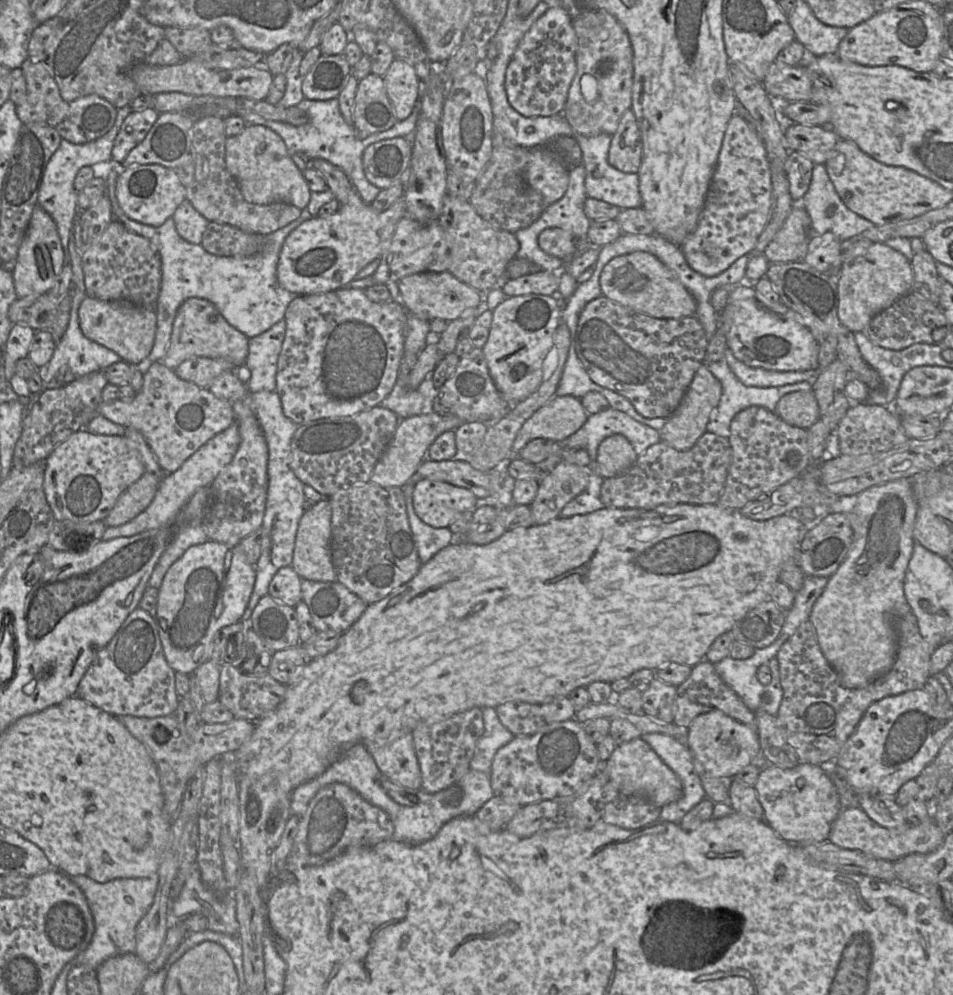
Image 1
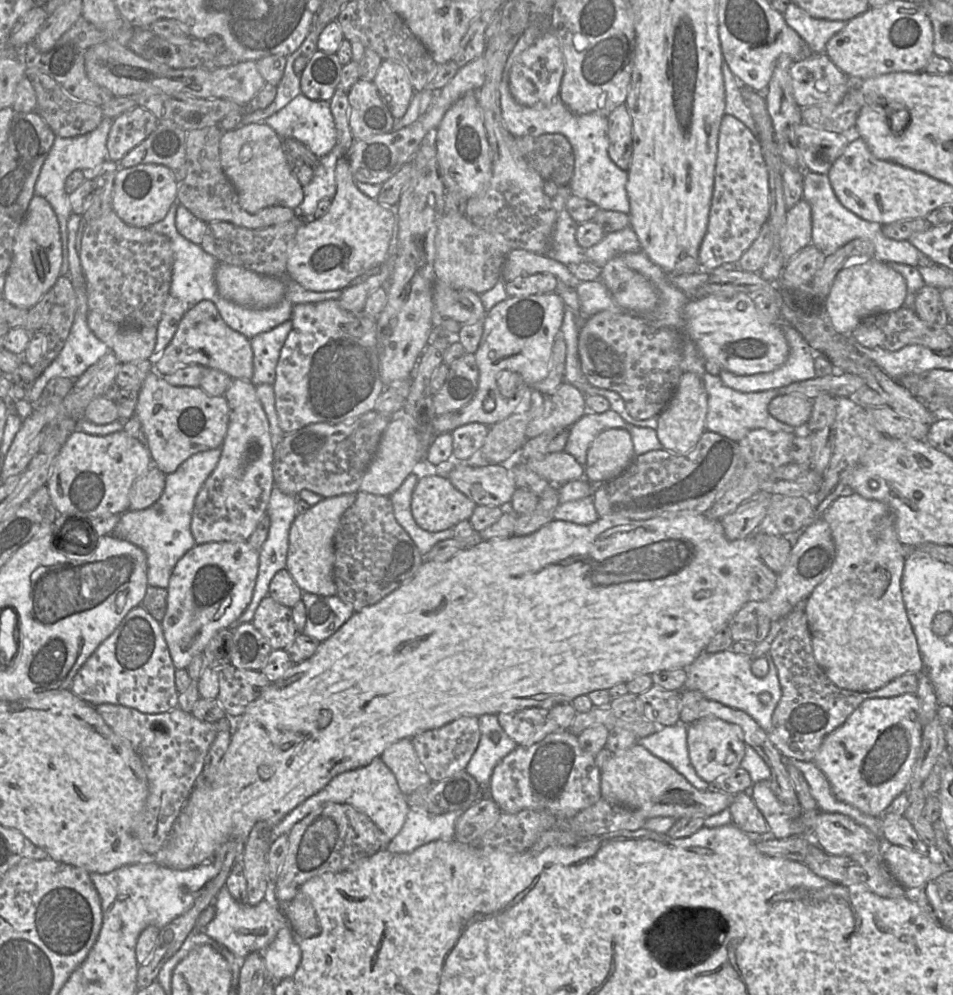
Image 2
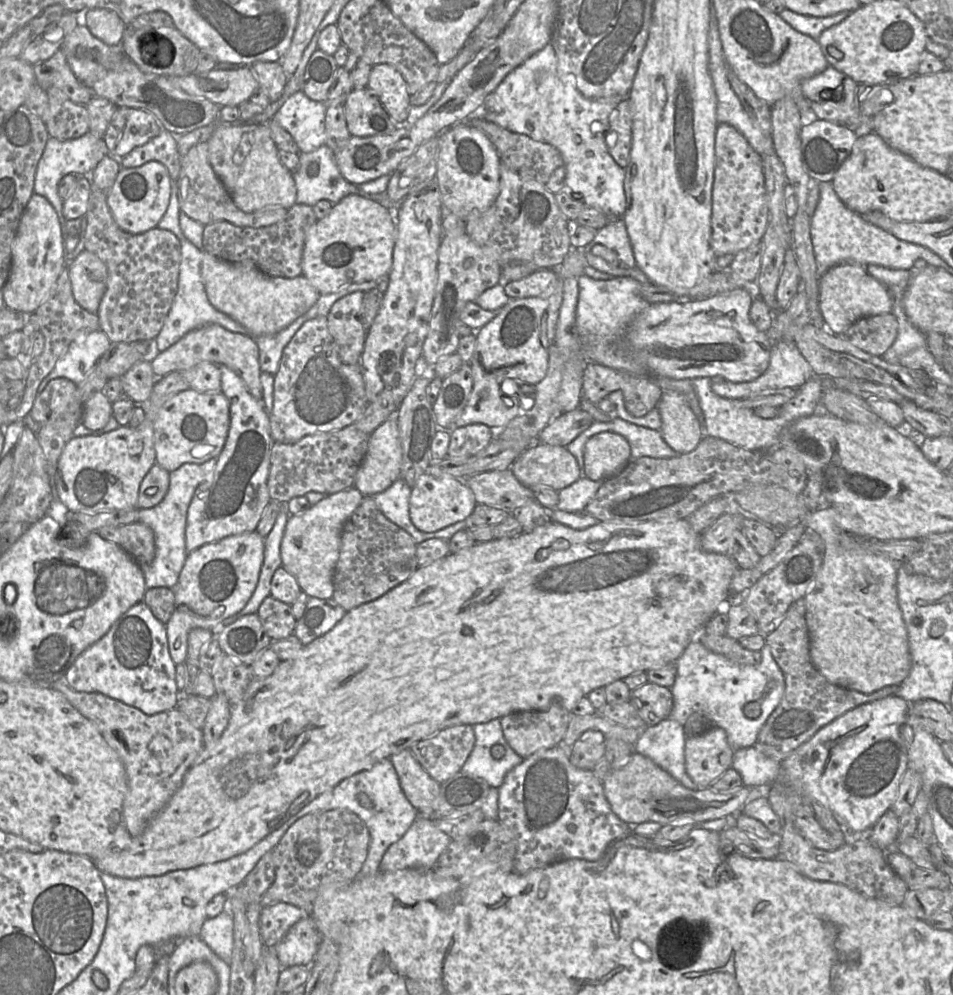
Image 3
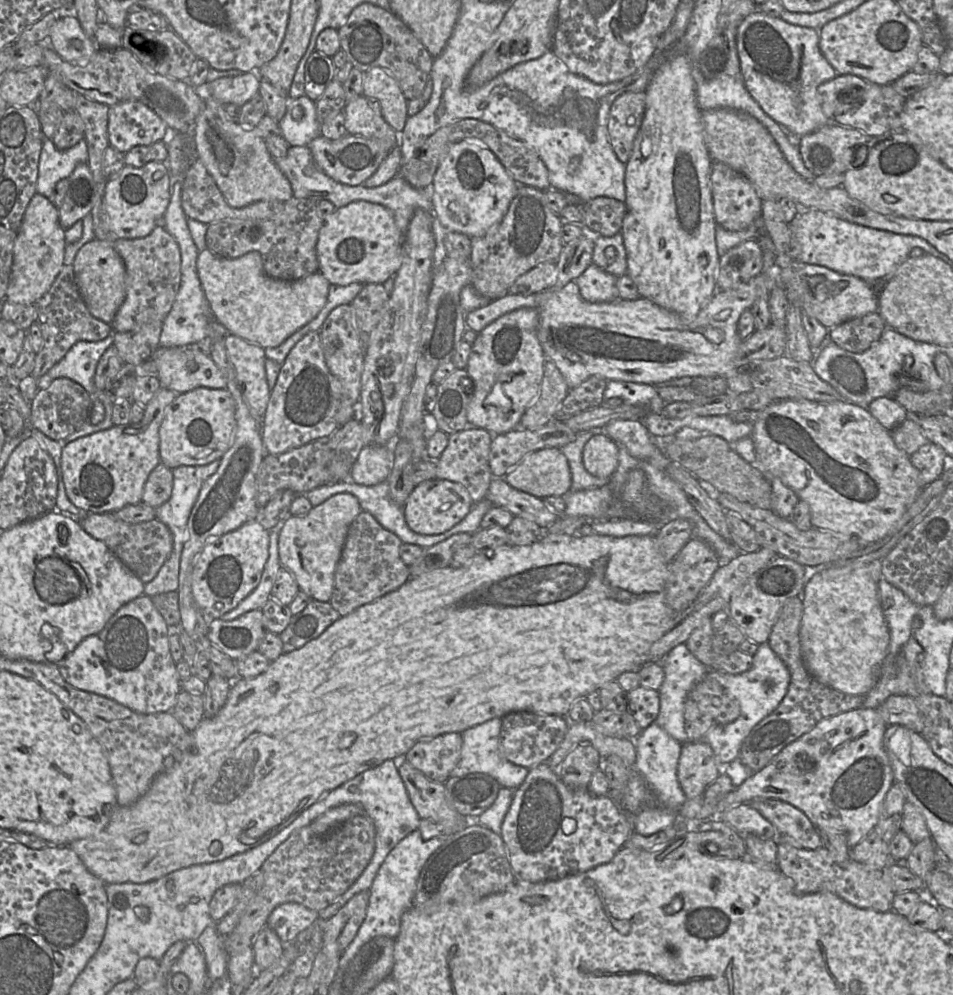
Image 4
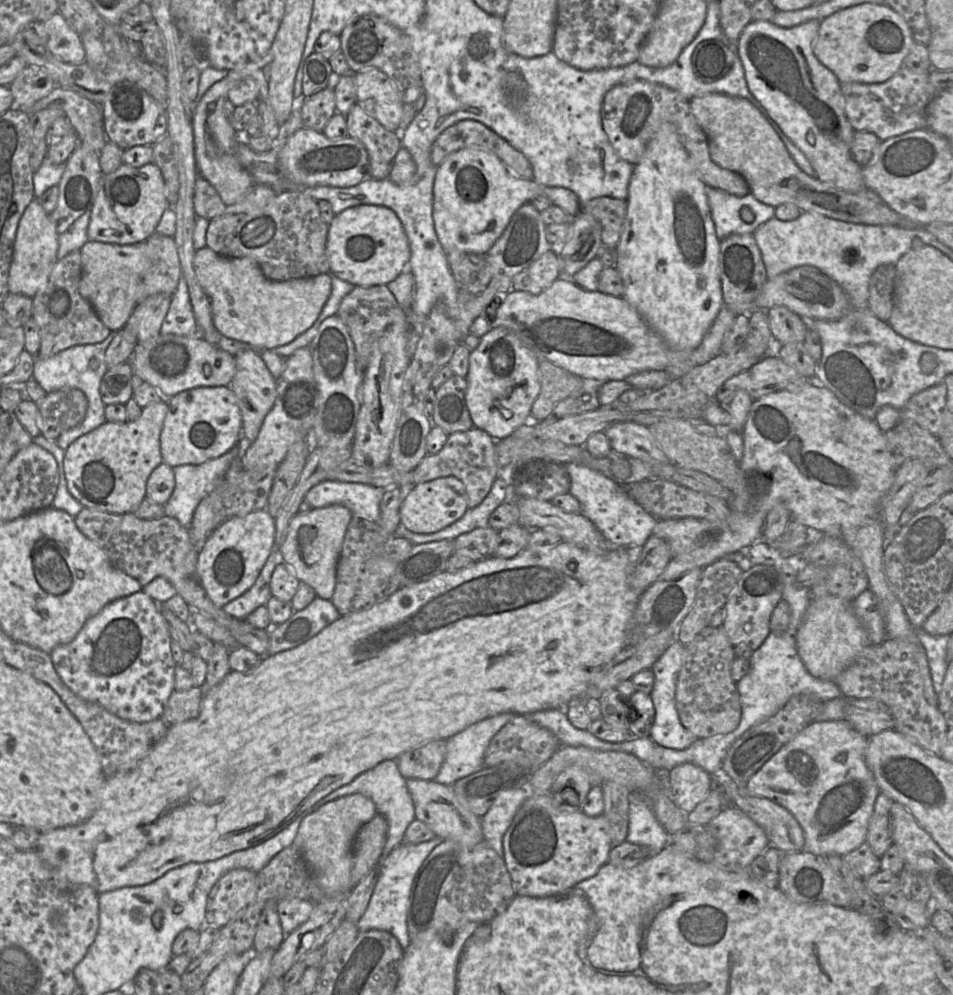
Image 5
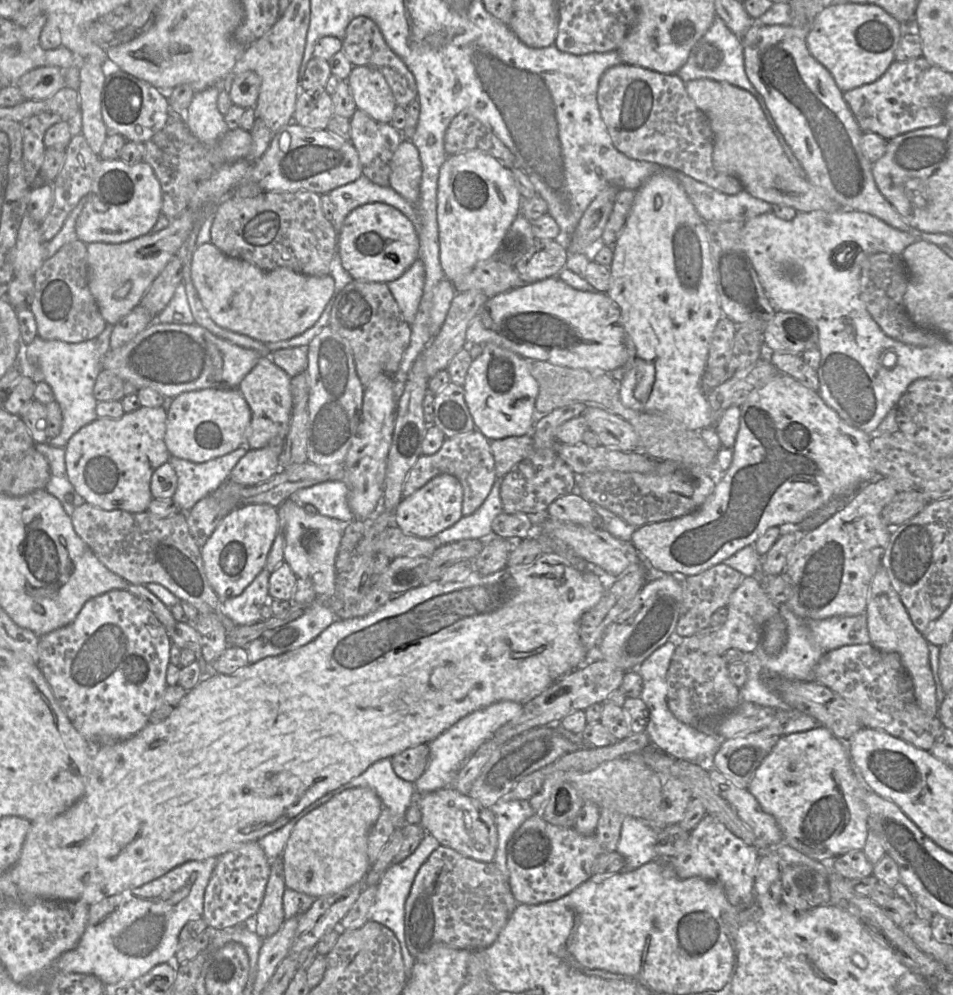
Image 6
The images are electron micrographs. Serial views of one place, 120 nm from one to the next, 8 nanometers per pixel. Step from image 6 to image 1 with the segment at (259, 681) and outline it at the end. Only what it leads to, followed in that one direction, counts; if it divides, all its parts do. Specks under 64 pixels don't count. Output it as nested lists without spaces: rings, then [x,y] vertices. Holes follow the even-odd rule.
[[[679,503],[679,504],[675,504],[675,505],[667,505],[667,504],[661,504],[661,505],[659,505],[659,506],[656,506],[656,507],[654,507],[654,508],[652,508],[652,509],[641,509],[641,508],[614,508],[614,507],[603,507],[603,508],[601,508],[601,509],[599,509],[599,510],[597,510],[597,511],[594,511],[594,512],[591,512],[591,513],[588,513],[588,514],[579,514],[579,515],[575,515],[575,516],[571,516],[571,517],[561,517],[561,516],[559,516],[559,517],[557,517],[557,518],[555,518],[555,519],[552,519],[552,520],[550,520],[550,521],[549,521],[549,522],[547,522],[547,523],[545,523],[545,524],[533,524],[533,525],[531,525],[531,526],[529,526],[529,527],[519,527],[519,528],[514,528],[514,529],[508,529],[508,530],[506,530],[506,531],[505,531],[505,532],[504,532],[504,533],[503,533],[503,534],[502,534],[502,535],[501,535],[501,536],[500,536],[500,537],[499,537],[499,538],[498,538],[498,539],[496,539],[496,540],[494,540],[494,541],[492,541],[492,542],[491,542],[491,543],[488,543],[488,544],[480,544],[480,545],[479,545],[479,544],[473,544],[473,543],[469,543],[469,542],[466,542],[466,541],[460,541],[460,540],[458,540],[458,539],[455,539],[455,541],[454,541],[454,542],[453,542],[453,543],[451,543],[451,544],[450,544],[450,545],[448,545],[448,546],[447,546],[447,547],[445,547],[445,548],[443,548],[443,549],[442,549],[442,550],[440,550],[440,551],[439,551],[439,552],[438,552],[438,553],[437,553],[437,554],[435,554],[435,555],[434,555],[434,556],[433,556],[433,557],[432,557],[432,558],[431,558],[431,559],[430,559],[430,560],[429,560],[429,561],[428,561],[428,562],[426,562],[426,563],[424,563],[424,564],[422,564],[422,565],[421,565],[421,567],[420,567],[420,570],[419,570],[419,571],[418,571],[418,573],[417,573],[417,574],[416,574],[416,575],[415,575],[415,576],[414,576],[414,577],[413,577],[413,578],[412,578],[412,579],[411,579],[411,580],[410,580],[410,581],[409,581],[409,582],[407,582],[407,583],[406,583],[406,584],[403,584],[403,585],[402,585],[402,586],[400,586],[400,587],[398,587],[398,588],[396,588],[396,589],[395,589],[395,590],[393,590],[393,591],[392,591],[392,592],[391,592],[391,593],[390,593],[390,594],[389,594],[389,595],[388,595],[388,596],[387,596],[387,597],[385,597],[385,598],[384,598],[384,599],[383,599],[383,600],[381,600],[381,601],[379,601],[379,602],[375,602],[375,603],[372,603],[372,604],[369,604],[369,605],[368,605],[368,606],[367,606],[367,608],[366,608],[366,610],[365,610],[365,612],[364,612],[364,613],[363,613],[363,614],[362,614],[362,616],[361,616],[361,617],[360,617],[360,618],[359,618],[359,619],[358,619],[358,620],[357,620],[357,621],[356,621],[356,622],[355,622],[355,623],[354,623],[354,624],[353,624],[353,625],[352,625],[352,626],[351,626],[351,627],[350,627],[350,628],[349,628],[349,629],[348,629],[348,630],[346,630],[346,631],[345,631],[345,632],[344,632],[344,633],[343,633],[343,634],[342,634],[342,636],[341,636],[341,638],[340,638],[340,641],[339,641],[339,643],[338,643],[338,646],[337,646],[337,647],[336,647],[336,648],[335,648],[335,649],[334,649],[334,650],[333,650],[333,651],[331,651],[331,652],[329,652],[329,653],[328,653],[328,654],[326,654],[326,655],[324,655],[324,656],[320,656],[320,657],[317,657],[317,658],[314,658],[314,659],[308,659],[308,661],[307,661],[307,663],[306,663],[306,664],[304,664],[304,665],[303,665],[303,666],[302,666],[302,667],[301,667],[301,668],[300,668],[300,669],[299,669],[299,670],[298,670],[298,671],[297,671],[297,672],[296,672],[296,673],[295,673],[295,676],[294,676],[294,677],[293,677],[293,678],[292,678],[292,679],[291,679],[291,681],[290,681],[290,682],[289,682],[289,683],[288,683],[288,684],[287,684],[287,685],[286,685],[286,693],[285,693],[285,696],[284,696],[284,699],[283,699],[283,700],[282,700],[282,702],[281,702],[281,703],[280,703],[280,704],[279,704],[279,705],[278,705],[278,707],[277,707],[277,708],[276,708],[276,709],[274,709],[274,710],[273,710],[273,711],[271,711],[271,712],[270,712],[270,713],[268,713],[268,714],[266,714],[266,715],[265,715],[265,716],[263,716],[263,717],[262,717],[262,718],[260,718],[260,719],[258,719],[258,720],[257,720],[257,721],[256,721],[256,722],[255,722],[255,727],[254,727],[254,731],[253,731],[253,733],[252,733],[252,734],[251,734],[251,736],[250,736],[250,737],[249,737],[249,738],[248,738],[248,739],[247,739],[247,740],[246,740],[246,741],[245,741],[245,742],[244,742],[244,743],[243,743],[243,744],[242,744],[242,745],[241,745],[241,746],[240,746],[240,747],[239,747],[239,748],[238,748],[238,749],[237,749],[237,750],[236,750],[236,751],[235,751],[235,752],[233,752],[233,753],[232,753],[232,754],[231,754],[231,755],[230,755],[230,756],[232,756],[232,759],[233,759],[233,762],[234,762],[234,764],[235,764],[235,767],[236,767],[236,772],[237,772],[237,785],[238,785],[238,776],[239,776],[239,775],[242,775],[242,774],[244,774],[244,775],[248,775],[248,776],[250,776],[250,777],[258,777],[258,776],[261,776],[261,775],[264,775],[264,774],[271,774],[271,775],[273,775],[273,776],[274,776],[274,777],[276,777],[276,779],[277,779],[277,780],[278,780],[278,782],[279,782],[279,784],[280,784],[280,786],[281,786],[281,788],[282,788],[282,789],[283,789],[283,790],[284,790],[284,791],[286,791],[286,792],[289,792],[289,793],[292,793],[292,791],[293,791],[293,790],[294,790],[294,789],[295,789],[295,788],[297,788],[297,787],[298,787],[298,786],[299,786],[299,785],[301,785],[301,784],[303,784],[303,783],[306,783],[306,782],[308,782],[308,781],[310,781],[310,780],[312,780],[312,779],[314,779],[314,778],[316,778],[316,777],[318,777],[318,776],[319,776],[319,775],[321,775],[321,774],[322,774],[322,773],[323,773],[323,772],[324,772],[324,771],[325,771],[325,770],[326,770],[326,769],[327,769],[327,768],[328,768],[328,767],[329,767],[329,766],[330,766],[330,765],[331,765],[331,764],[332,764],[332,763],[333,763],[333,762],[334,762],[334,761],[335,761],[335,760],[337,760],[337,759],[338,759],[338,758],[339,758],[339,757],[340,757],[340,755],[341,755],[341,754],[343,754],[343,753],[344,753],[344,752],[345,752],[345,751],[346,751],[346,750],[347,750],[347,749],[348,749],[348,748],[350,748],[350,747],[351,747],[351,746],[353,746],[353,745],[354,745],[354,744],[357,744],[357,743],[362,743],[362,744],[363,744],[363,743],[364,743],[364,741],[373,741],[373,742],[376,742],[376,743],[378,743],[378,744],[387,744],[387,743],[388,743],[388,742],[390,742],[390,741],[392,741],[392,740],[393,740],[393,739],[395,739],[395,738],[396,738],[396,737],[398,737],[398,736],[400,736],[400,735],[402,735],[402,734],[403,734],[403,733],[406,733],[406,732],[412,732],[412,731],[413,731],[413,730],[414,730],[414,729],[415,729],[415,728],[416,728],[416,726],[417,726],[417,725],[419,725],[419,724],[421,724],[421,723],[435,723],[435,722],[439,722],[439,721],[441,721],[441,720],[444,720],[444,719],[446,719],[446,718],[449,718],[449,717],[451,717],[451,716],[453,716],[453,715],[455,715],[455,714],[457,714],[457,713],[461,713],[461,712],[464,712],[464,711],[467,711],[467,710],[469,710],[469,709],[472,709],[472,708],[482,708],[482,709],[483,709],[483,708],[487,708],[487,707],[494,707],[494,708],[496,708],[496,707],[497,707],[497,706],[499,706],[499,705],[501,705],[501,704],[503,704],[503,703],[506,703],[506,702],[509,702],[509,701],[522,701],[522,702],[527,702],[527,703],[531,703],[531,704],[542,704],[542,703],[547,703],[547,702],[549,702],[549,701],[551,701],[551,700],[553,700],[553,699],[554,699],[554,698],[558,698],[558,697],[566,697],[566,696],[569,696],[569,695],[570,695],[570,694],[571,694],[571,692],[572,692],[572,691],[574,691],[574,690],[575,690],[575,689],[576,689],[576,688],[578,688],[578,687],[581,687],[581,686],[586,686],[586,687],[587,687],[587,686],[588,686],[588,685],[589,685],[589,684],[591,684],[591,683],[593,683],[593,682],[596,682],[596,681],[601,681],[601,682],[608,682],[608,683],[612,683],[612,682],[614,682],[614,681],[616,681],[616,680],[618,680],[618,679],[621,679],[621,678],[628,678],[628,677],[630,677],[630,676],[631,676],[631,675],[632,675],[632,674],[633,674],[633,673],[635,673],[635,672],[636,672],[636,671],[638,671],[638,670],[640,670],[640,669],[652,669],[652,670],[654,670],[654,671],[657,671],[657,670],[658,670],[658,669],[660,669],[660,668],[662,668],[662,667],[664,667],[664,666],[665,666],[665,665],[668,665],[668,664],[670,664],[670,663],[678,663],[678,664],[684,664],[684,665],[687,665],[687,666],[690,666],[690,667],[692,667],[692,668],[693,668],[693,667],[694,667],[694,666],[695,666],[695,665],[697,665],[697,664],[698,664],[698,663],[699,663],[699,662],[701,662],[701,661],[702,661],[702,660],[703,660],[703,659],[704,659],[704,658],[705,658],[705,657],[706,657],[706,653],[707,653],[707,651],[708,651],[708,650],[709,650],[709,648],[710,648],[710,646],[711,646],[711,645],[712,645],[712,643],[713,643],[713,641],[714,641],[714,640],[715,640],[715,639],[716,639],[716,638],[717,638],[717,637],[718,637],[718,636],[719,636],[719,635],[721,635],[721,634],[723,634],[723,633],[725,633],[725,632],[728,632],[728,631],[730,631],[730,630],[731,630],[731,629],[732,629],[732,627],[733,627],[733,625],[734,625],[734,624],[735,624],[735,622],[736,622],[736,621],[738,621],[738,620],[739,620],[739,619],[741,619],[741,618],[742,618],[742,617],[743,617],[743,616],[744,616],[744,615],[745,615],[745,614],[746,614],[746,613],[747,613],[747,612],[748,612],[748,611],[749,611],[749,610],[751,610],[751,609],[753,609],[753,608],[754,608],[754,607],[755,607],[755,606],[757,606],[757,605],[758,605],[758,604],[759,604],[759,603],[761,603],[761,602],[763,602],[763,601],[765,601],[765,600],[768,600],[768,599],[770,599],[770,597],[769,597],[769,595],[770,595],[770,592],[771,592],[771,587],[772,587],[772,585],[773,585],[773,584],[774,584],[774,583],[775,583],[775,582],[776,582],[776,581],[778,581],[778,580],[779,580],[779,574],[780,574],[780,570],[781,570],[781,566],[782,566],[782,564],[783,564],[783,563],[784,563],[784,561],[785,561],[785,560],[787,560],[787,559],[788,559],[788,558],[790,558],[790,557],[795,557],[795,558],[796,558],[796,560],[797,560],[797,561],[798,561],[798,562],[799,562],[799,546],[800,546],[800,542],[801,542],[801,540],[802,540],[802,538],[803,538],[803,536],[804,536],[804,533],[805,533],[805,531],[806,531],[806,530],[807,530],[807,527],[806,527],[806,526],[805,526],[805,525],[804,525],[804,524],[803,524],[803,523],[802,523],[802,522],[801,522],[801,521],[800,521],[800,520],[799,520],[799,519],[798,519],[798,518],[796,518],[796,516],[795,516],[795,511],[791,511],[791,512],[789,512],[789,513],[786,513],[786,514],[783,514],[783,515],[780,515],[780,516],[776,516],[776,517],[772,517],[772,518],[770,518],[770,519],[767,519],[767,520],[753,520],[753,519],[750,519],[750,518],[747,518],[747,517],[746,517],[746,516],[744,516],[744,515],[743,515],[743,514],[742,514],[742,513],[741,513],[741,512],[740,512],[740,510],[739,510],[739,509],[736,509],[736,508],[724,508],[724,507],[722,507],[722,506],[720,506],[720,505],[718,505],[718,504],[717,504],[717,503],[714,503],[714,504],[702,504],[702,505],[699,505],[699,504],[689,504],[689,503]]]

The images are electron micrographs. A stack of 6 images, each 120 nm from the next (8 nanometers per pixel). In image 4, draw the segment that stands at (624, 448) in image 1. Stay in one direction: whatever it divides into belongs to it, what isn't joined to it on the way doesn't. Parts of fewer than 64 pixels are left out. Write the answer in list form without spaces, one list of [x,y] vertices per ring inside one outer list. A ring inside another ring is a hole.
[[[606,434],[594,435],[583,449],[586,470],[598,478],[610,478],[619,464],[619,447]]]

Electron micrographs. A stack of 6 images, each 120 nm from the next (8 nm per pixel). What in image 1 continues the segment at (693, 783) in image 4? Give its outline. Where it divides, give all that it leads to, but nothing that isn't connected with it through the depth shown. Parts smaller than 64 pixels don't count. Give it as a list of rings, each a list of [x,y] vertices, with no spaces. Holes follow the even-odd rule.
[[[720,710],[695,717],[688,727],[687,747],[704,770],[712,777],[730,780],[760,753],[760,741],[755,727],[742,724]]]

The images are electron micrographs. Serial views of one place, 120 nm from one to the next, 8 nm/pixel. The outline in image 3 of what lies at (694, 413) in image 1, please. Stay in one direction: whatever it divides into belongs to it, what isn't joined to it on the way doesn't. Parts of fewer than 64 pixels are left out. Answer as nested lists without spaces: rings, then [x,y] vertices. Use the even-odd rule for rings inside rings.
[[[665,391],[657,408],[665,442],[678,454],[692,451],[702,439],[702,430],[686,399],[675,391]]]

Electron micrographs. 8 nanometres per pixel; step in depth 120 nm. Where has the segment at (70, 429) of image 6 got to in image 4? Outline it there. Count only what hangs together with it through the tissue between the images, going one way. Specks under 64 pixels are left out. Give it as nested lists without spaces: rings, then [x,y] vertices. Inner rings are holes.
[[[113,332],[102,340],[78,341],[70,348],[70,350],[58,363],[56,363],[52,368],[50,368],[43,376],[41,376],[37,380],[39,389],[43,390],[49,387],[49,385],[52,383],[54,379],[69,378],[82,385],[87,390],[87,392],[92,396],[92,398],[98,398],[104,405],[105,417],[102,422],[100,422],[99,424],[91,424],[90,422],[86,422],[79,430],[68,435],[68,437],[65,440],[60,441],[63,442],[63,444],[74,441],[86,435],[108,429],[114,425],[112,421],[112,409],[114,403],[107,396],[106,391],[97,389],[94,383],[95,370],[99,362],[99,359],[102,356],[102,354],[108,349],[108,347],[110,347],[113,344],[113,342],[114,342]]]

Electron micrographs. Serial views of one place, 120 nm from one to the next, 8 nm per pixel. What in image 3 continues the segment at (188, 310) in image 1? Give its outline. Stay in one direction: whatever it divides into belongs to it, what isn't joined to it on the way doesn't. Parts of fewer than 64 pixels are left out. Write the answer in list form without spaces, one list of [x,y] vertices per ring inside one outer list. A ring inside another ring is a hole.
[[[208,324],[189,331],[169,348],[157,353],[151,361],[151,366],[155,377],[164,377],[170,372],[183,371],[207,362],[225,365],[236,372],[248,391],[255,398],[262,400],[259,349],[255,339],[248,334],[231,332],[218,324]]]

